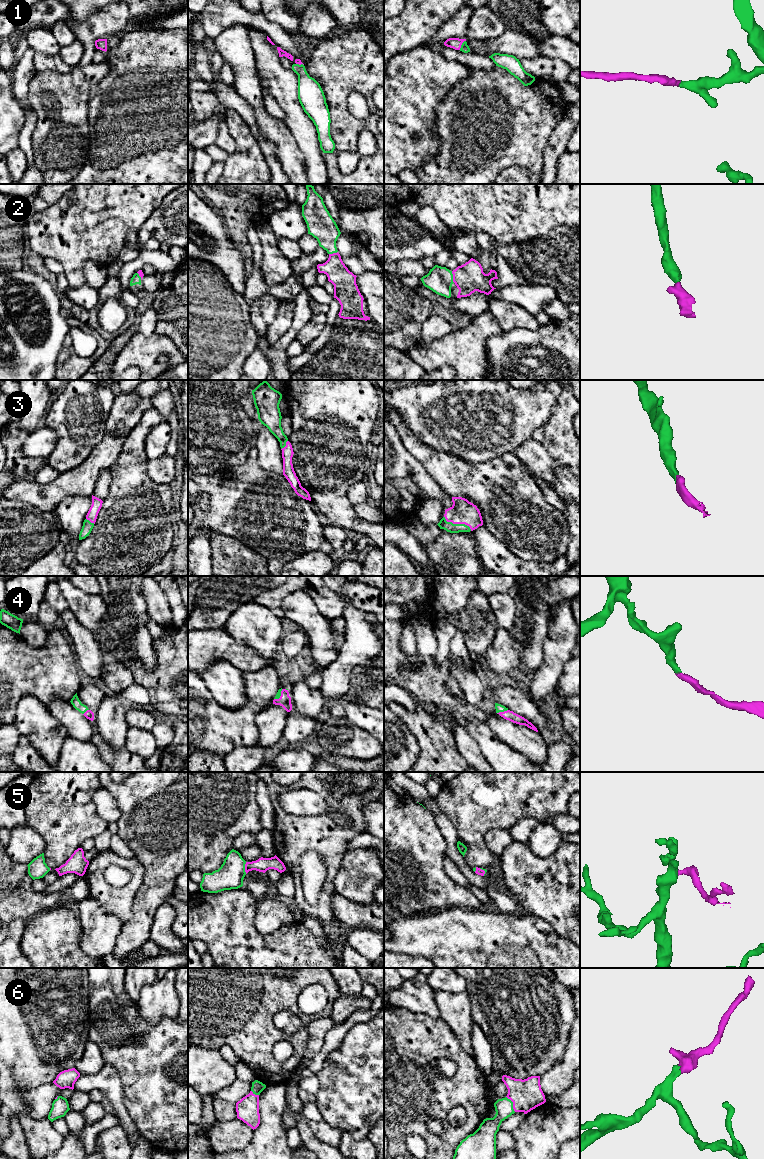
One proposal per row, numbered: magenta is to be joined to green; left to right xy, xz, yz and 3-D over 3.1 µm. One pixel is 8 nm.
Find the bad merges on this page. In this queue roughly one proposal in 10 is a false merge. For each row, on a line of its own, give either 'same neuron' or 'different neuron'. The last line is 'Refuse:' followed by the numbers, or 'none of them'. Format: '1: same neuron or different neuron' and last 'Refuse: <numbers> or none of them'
1: same neuron
2: same neuron
3: same neuron
4: same neuron
5: same neuron
6: same neuron
Refuse: none of them

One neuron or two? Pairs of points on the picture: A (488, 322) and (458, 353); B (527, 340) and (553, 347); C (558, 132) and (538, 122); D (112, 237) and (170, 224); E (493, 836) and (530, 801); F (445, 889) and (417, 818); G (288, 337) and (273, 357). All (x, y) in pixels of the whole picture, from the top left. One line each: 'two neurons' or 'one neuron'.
A: one neuron
B: one neuron
C: two neurons
D: two neurons
E: two neurons
F: one neuron
G: one neuron

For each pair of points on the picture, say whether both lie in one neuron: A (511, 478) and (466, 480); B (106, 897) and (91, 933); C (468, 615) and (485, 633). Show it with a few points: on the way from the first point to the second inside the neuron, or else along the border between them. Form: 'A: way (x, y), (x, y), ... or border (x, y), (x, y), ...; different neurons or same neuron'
A: way (500, 480), (477, 480); same neuron
B: border (90, 895), (106, 912), (109, 912), (121, 921); different neurons
C: way (472, 619), (481, 629); same neuron

